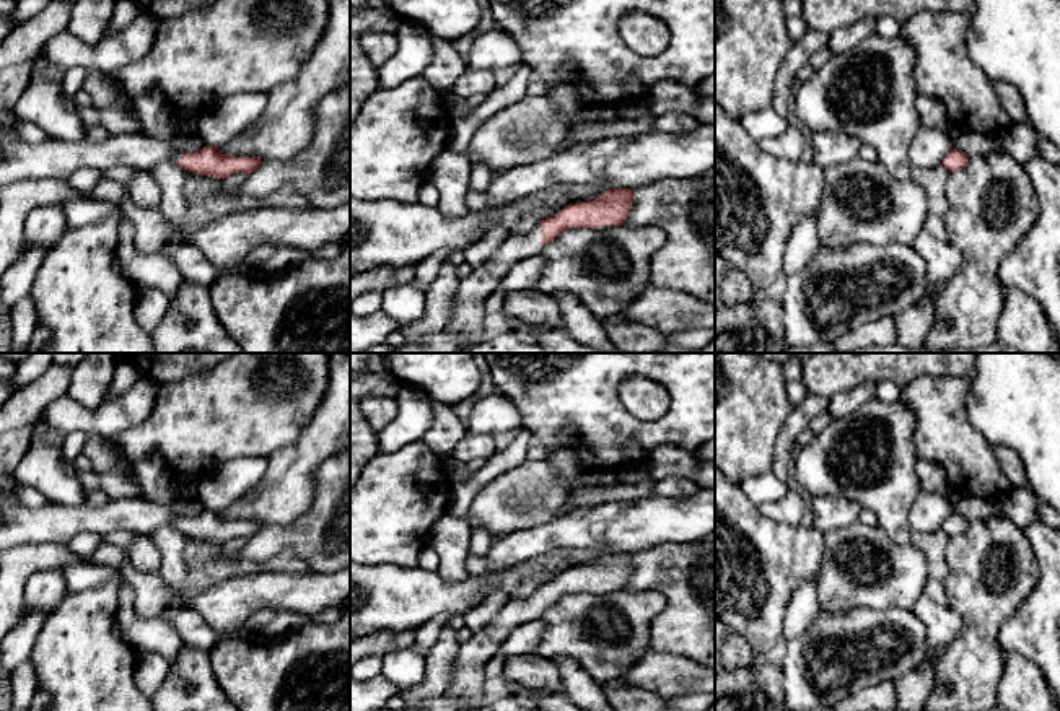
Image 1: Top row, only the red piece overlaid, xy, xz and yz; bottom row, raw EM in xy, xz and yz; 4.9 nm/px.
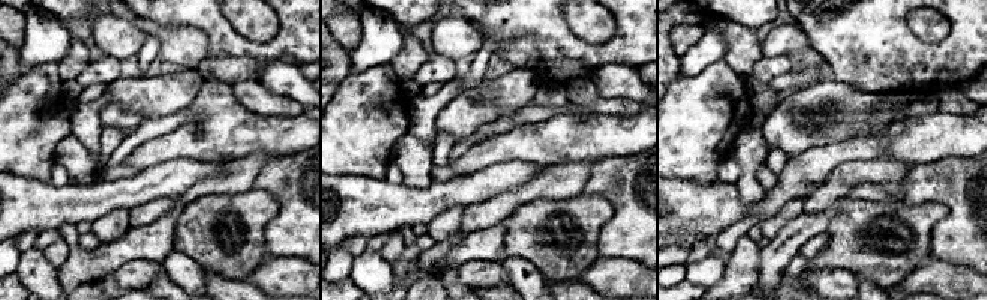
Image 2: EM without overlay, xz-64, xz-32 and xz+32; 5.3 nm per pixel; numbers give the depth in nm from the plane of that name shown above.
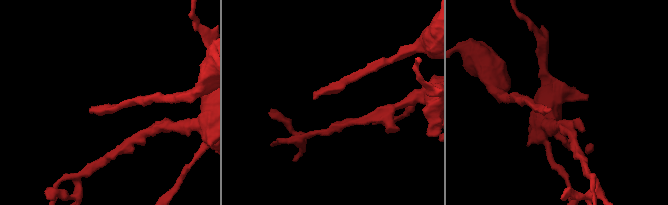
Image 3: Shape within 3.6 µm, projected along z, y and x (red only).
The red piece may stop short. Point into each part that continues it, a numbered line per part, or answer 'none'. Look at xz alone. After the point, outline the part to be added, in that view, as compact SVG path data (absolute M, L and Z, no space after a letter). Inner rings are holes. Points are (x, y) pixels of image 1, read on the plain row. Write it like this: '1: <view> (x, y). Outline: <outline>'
1: xz (469, 677). Outline: M541 589L526 599L510 597L484 630L462 643L456 657L456 674L445 695L462 700L469 709L482 706L487 662L515 628L539 618L541 600Z

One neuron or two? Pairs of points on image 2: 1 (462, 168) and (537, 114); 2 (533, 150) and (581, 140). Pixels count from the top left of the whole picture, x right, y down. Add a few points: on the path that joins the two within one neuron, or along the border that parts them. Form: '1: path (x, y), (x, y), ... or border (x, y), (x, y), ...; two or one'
1: border (557, 113), (543, 120), (522, 123), (491, 137); two
2: path (545, 144), (569, 140); one

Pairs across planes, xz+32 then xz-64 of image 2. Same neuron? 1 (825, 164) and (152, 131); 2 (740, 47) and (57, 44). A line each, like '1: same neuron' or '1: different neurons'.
1: different neurons
2: different neurons

